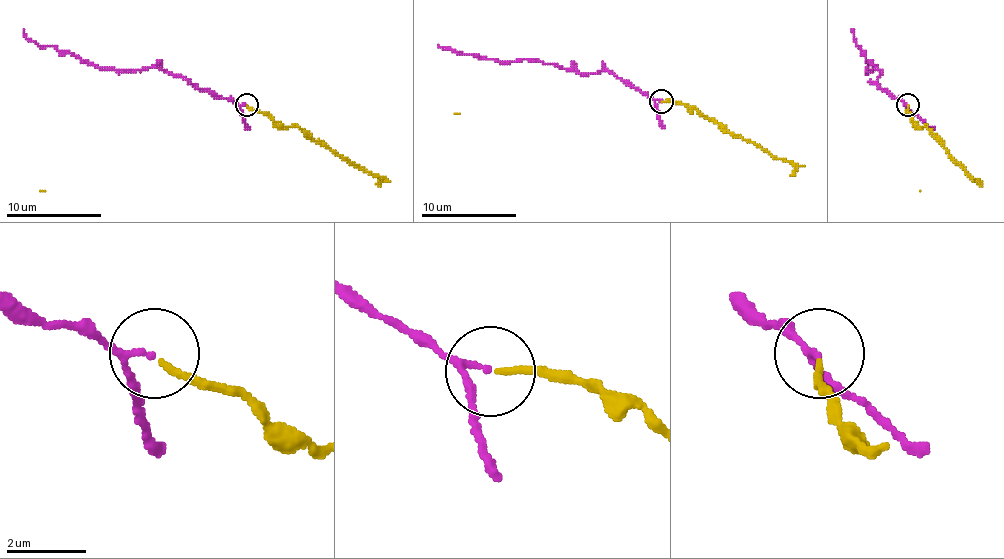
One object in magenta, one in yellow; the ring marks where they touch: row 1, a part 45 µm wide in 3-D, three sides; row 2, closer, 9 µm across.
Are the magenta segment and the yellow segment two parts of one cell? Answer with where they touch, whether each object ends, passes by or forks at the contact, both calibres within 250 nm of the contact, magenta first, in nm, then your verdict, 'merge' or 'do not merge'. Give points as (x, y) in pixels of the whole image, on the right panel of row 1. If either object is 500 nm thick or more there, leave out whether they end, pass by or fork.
at (907, 105); magenta passes by; yellow ends there; 130 nm thick on the magenta side, 140 nm on the other; merge

